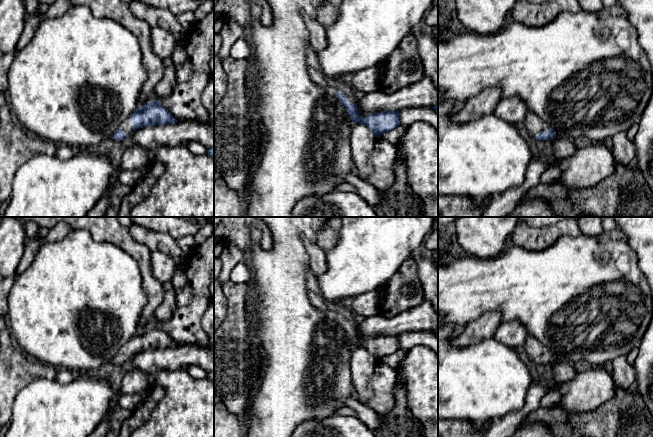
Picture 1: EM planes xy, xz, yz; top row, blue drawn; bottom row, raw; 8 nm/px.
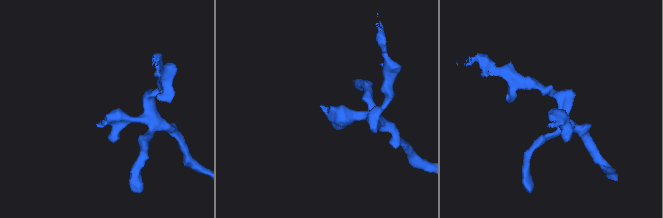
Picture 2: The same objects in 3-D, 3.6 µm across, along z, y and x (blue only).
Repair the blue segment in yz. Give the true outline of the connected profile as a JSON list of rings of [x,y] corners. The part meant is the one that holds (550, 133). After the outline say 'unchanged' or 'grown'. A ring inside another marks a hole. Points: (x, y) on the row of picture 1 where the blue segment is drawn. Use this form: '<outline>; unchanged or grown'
[[[528,112],[524,119],[524,125],[528,133],[535,137],[537,140],[553,139],[556,136],[554,129],[549,127],[537,115]]]; grown

